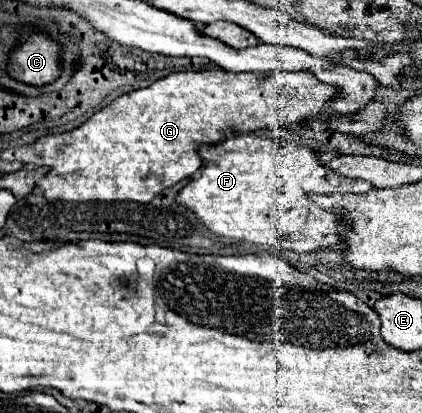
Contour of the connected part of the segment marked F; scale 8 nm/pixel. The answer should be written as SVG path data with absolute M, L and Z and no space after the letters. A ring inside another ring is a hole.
M234 135L222 143L198 145L198 155L202 157L202 169L178 191L176 201L190 209L212 233L256 245L290 249L296 253L328 249L340 241L338 233L346 231L346 225L340 223L334 213L316 207L308 199L308 193L370 191L370 185L364 181L340 181L336 173L318 163L312 149L296 143ZM282 145L286 145L290 153L284 153L286 149Z

